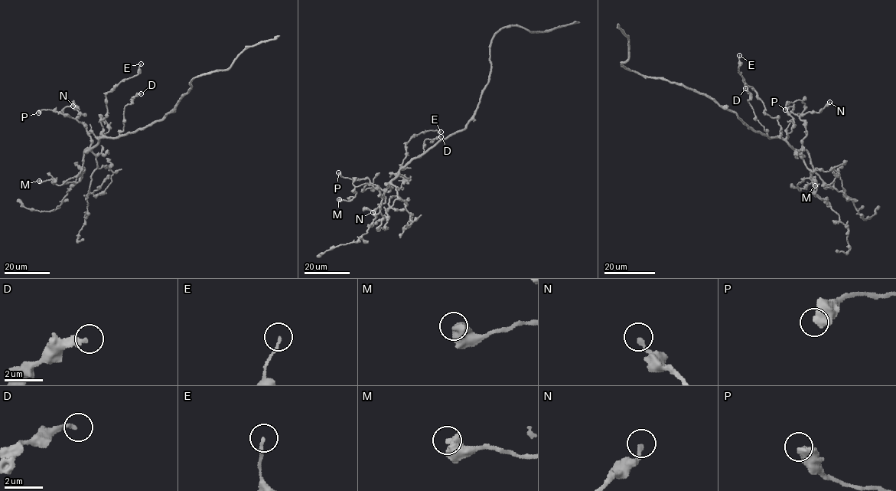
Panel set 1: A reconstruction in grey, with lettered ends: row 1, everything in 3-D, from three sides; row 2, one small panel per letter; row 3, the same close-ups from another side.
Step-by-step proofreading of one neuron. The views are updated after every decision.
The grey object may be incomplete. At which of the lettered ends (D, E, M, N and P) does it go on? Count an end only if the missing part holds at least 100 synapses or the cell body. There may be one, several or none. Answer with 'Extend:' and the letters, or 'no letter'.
Extend: no letter

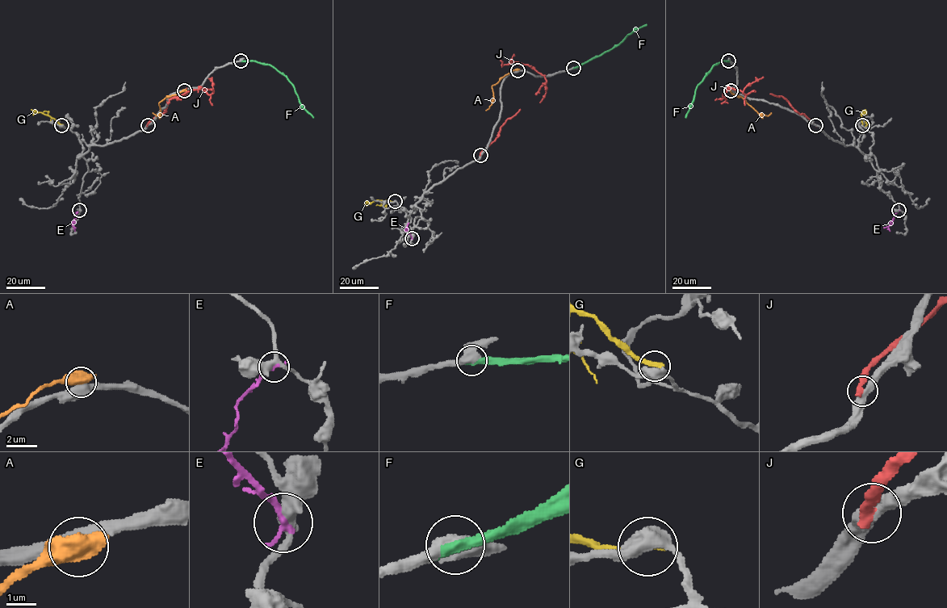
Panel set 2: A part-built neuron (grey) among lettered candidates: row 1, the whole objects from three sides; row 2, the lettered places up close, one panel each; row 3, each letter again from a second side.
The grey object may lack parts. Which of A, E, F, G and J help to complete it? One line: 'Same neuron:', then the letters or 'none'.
Same neuron: F

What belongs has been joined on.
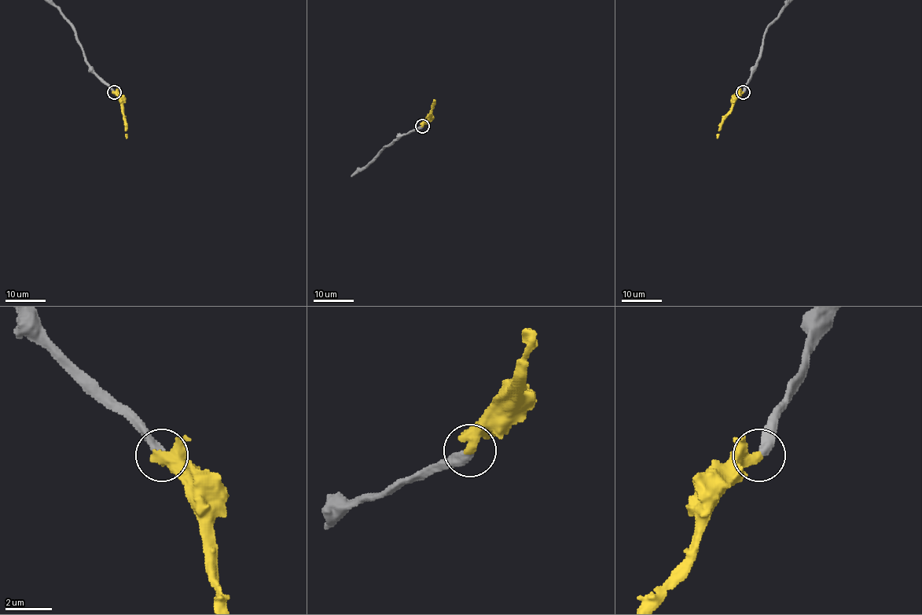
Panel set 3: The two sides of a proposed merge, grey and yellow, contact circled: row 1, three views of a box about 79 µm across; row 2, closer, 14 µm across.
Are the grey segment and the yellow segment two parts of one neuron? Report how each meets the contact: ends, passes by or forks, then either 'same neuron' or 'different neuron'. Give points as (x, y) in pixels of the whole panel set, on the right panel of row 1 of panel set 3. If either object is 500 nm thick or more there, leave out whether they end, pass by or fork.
same neuron

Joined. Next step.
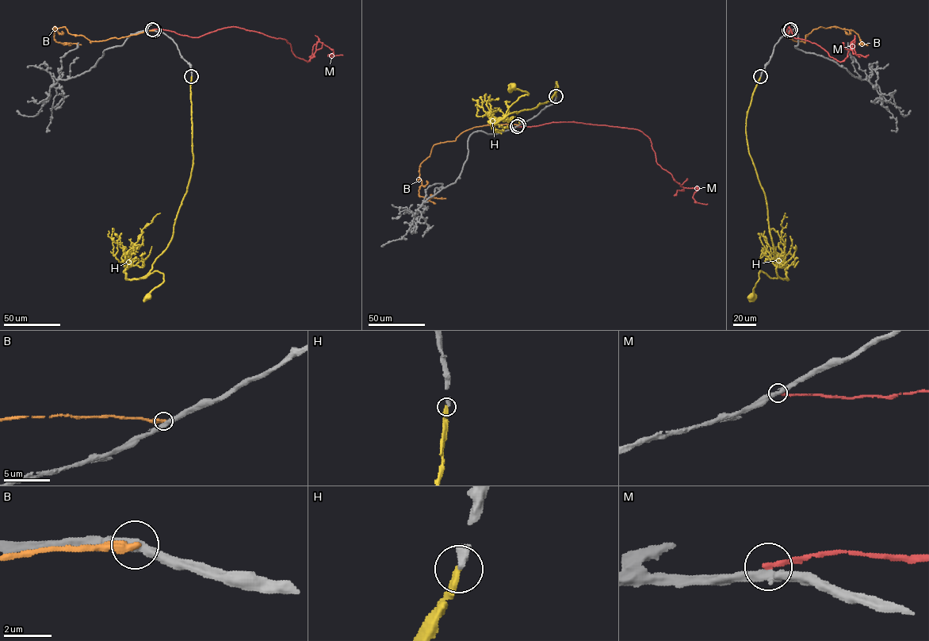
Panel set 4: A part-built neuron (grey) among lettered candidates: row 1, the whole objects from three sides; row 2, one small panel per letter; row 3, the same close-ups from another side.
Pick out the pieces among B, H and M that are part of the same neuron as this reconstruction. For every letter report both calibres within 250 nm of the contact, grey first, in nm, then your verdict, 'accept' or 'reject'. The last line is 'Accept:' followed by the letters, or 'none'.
B: 400 nm thick on the grey side, 320 nm on the other; reject
H: 320 nm thick on the grey side, 320 nm on the other; accept
M: 380 nm thick on the grey side, 200 nm on the other; reject
Accept: H

